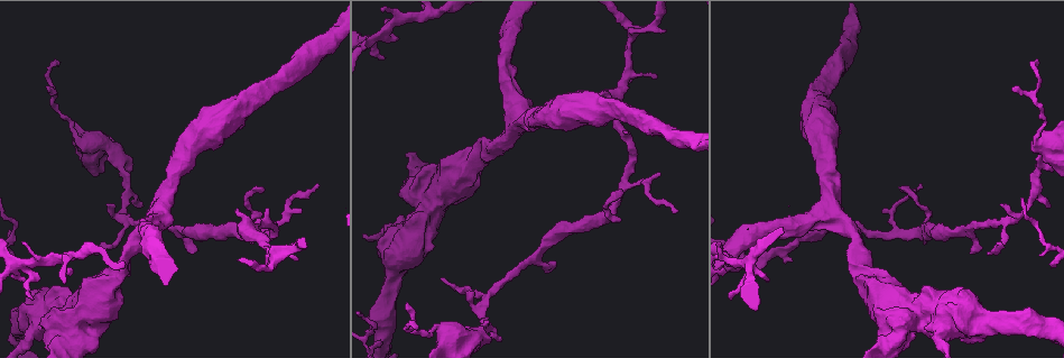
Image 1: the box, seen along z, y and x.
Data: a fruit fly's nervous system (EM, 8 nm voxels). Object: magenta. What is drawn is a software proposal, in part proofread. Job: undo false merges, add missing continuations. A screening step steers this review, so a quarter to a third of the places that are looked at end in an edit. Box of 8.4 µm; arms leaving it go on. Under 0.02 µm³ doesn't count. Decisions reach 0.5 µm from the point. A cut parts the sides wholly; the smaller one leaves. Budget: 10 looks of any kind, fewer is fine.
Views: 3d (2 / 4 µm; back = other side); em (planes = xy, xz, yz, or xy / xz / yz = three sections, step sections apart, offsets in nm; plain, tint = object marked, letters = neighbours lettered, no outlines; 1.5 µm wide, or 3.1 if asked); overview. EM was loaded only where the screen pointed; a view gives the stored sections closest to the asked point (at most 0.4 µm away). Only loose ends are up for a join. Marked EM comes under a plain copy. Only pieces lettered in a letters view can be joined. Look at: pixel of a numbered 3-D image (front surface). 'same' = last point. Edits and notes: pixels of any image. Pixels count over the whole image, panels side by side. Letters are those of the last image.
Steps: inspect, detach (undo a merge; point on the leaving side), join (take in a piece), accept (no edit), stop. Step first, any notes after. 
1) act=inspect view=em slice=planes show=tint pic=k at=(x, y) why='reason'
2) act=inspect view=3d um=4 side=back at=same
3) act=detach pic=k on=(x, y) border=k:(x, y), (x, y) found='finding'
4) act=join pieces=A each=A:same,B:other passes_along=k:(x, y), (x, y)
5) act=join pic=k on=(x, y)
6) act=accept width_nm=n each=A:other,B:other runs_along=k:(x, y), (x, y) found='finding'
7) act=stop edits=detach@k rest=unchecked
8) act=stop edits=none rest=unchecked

act=inspect view=3d um=2 pic=1 at=(416, 328) why='tapers out'

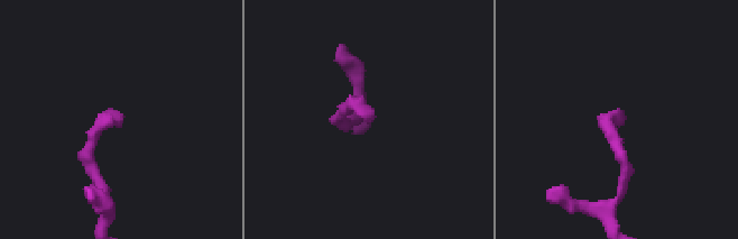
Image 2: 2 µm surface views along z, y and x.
act=inspect view=em slice=yz step=8 show=tint pic=2 at=(119, 122)

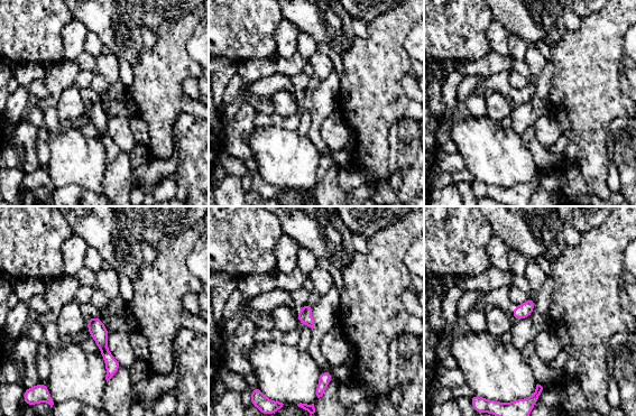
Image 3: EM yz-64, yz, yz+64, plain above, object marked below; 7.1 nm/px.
act=inspect view=em slice=yz step=8 show=letters at=same why='what lies round it'

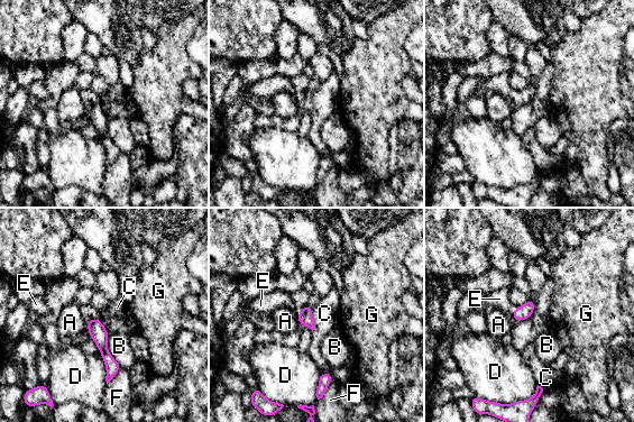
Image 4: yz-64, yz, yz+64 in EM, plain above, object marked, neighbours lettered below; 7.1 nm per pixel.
act=join pieces=E each=A:other,B:other,C:other,D:other,E:same,F:other,G:other found='the neuron continues'

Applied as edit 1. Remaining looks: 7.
act=inspect view=overview why='see it whole again'

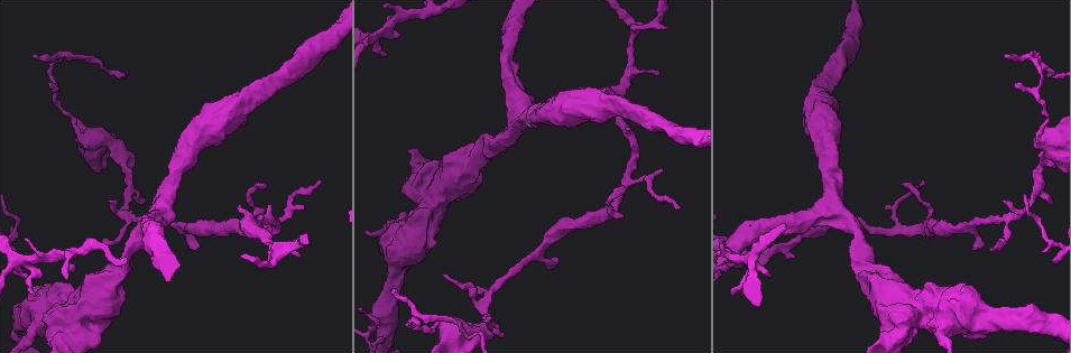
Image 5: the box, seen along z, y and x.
act=inspect view=em slice=planes show=letters pic=5 at=(501, 334) why='free end'

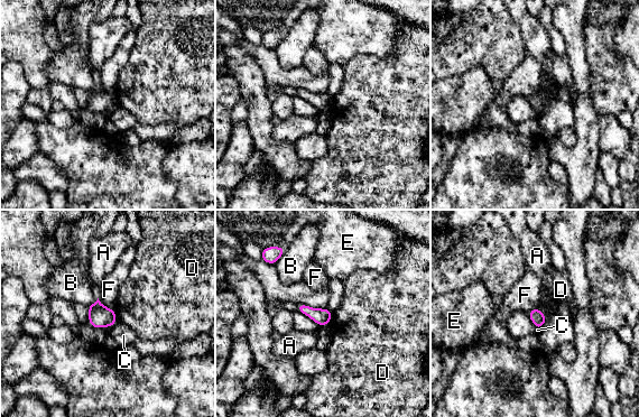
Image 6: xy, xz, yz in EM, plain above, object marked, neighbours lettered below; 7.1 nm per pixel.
act=accept each=A:other,B:other,C:other,D:other,E:other,F:other border=6:(98, 298), (105, 306), (113, 309) found='no lettered piece goes on from it'

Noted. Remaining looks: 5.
act=inspect view=3d um=4 pic=5 at=(79, 135) why='sudden change in width'

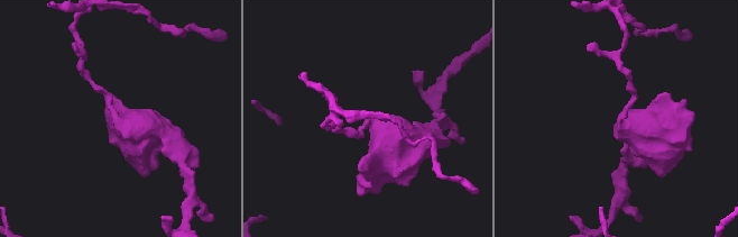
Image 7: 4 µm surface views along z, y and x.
act=inspect view=em slice=planes show=letters pic=7 at=(373, 125) arms=4 why='now the EM'

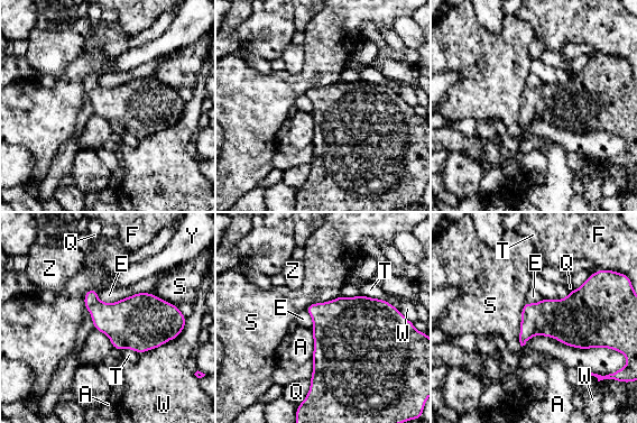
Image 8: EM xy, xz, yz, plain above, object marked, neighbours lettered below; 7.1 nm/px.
act=accept width_nm=280 each=A:other,E:other,F:other,Q:other,S:other,T:other,W:other,Y:other,Z:other border=8:(148, 292), (111, 303), (97, 296) found='all the same neuron'

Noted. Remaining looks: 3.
act=inspect view=3d um=2 pic=5 at=(677, 205) why='thin end'

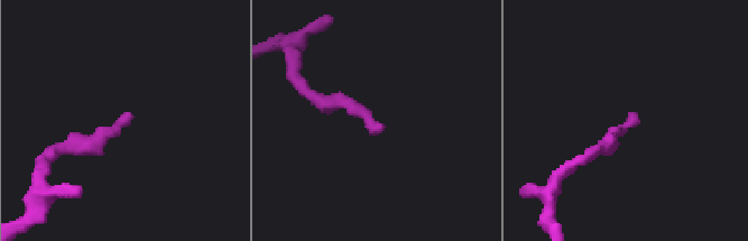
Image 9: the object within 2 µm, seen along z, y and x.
act=inspect view=em slice=yz step=8 show=letters pic=9 at=(379, 126) why='need the tissue'

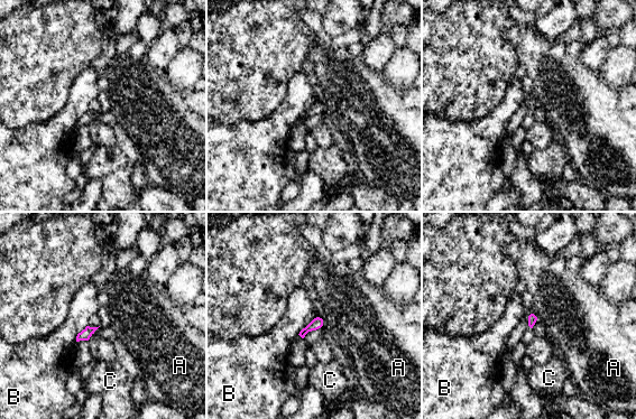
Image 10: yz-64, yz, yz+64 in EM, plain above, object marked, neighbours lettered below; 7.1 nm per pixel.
act=accept each=A:other,B:other,C:other border=10:(86, 325), (77, 334), (75, 341) found='none of them fits'

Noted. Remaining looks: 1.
act=stop edits=join@4 rest=unchecked

